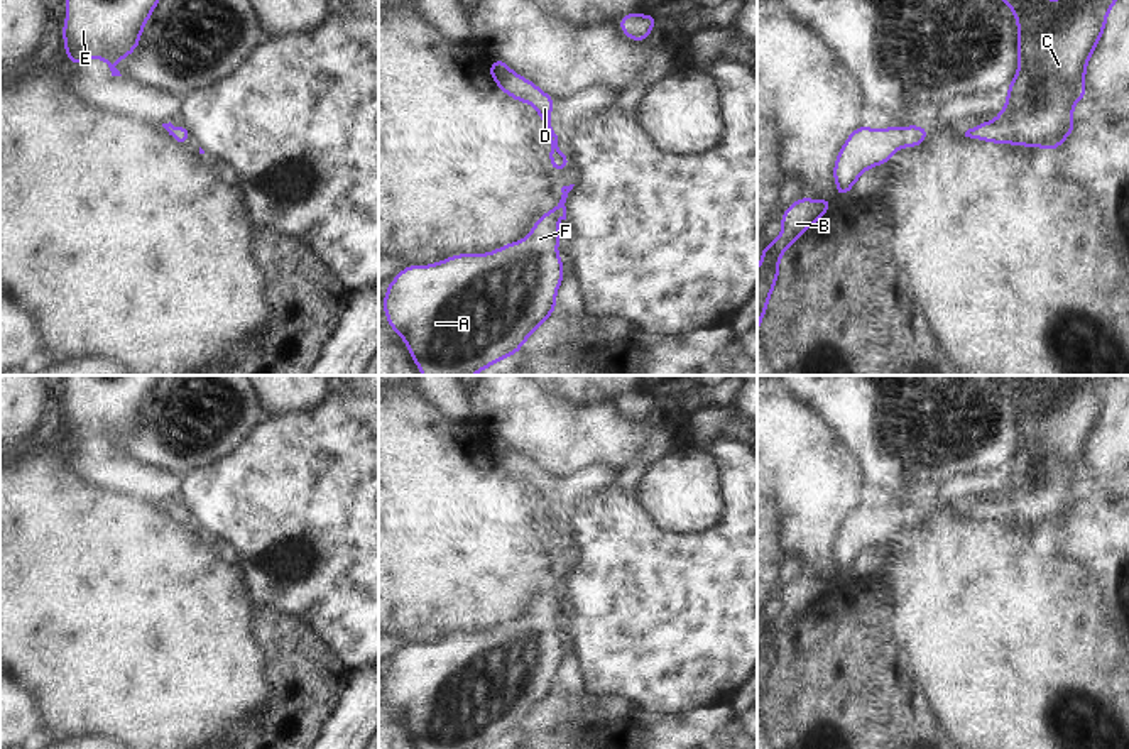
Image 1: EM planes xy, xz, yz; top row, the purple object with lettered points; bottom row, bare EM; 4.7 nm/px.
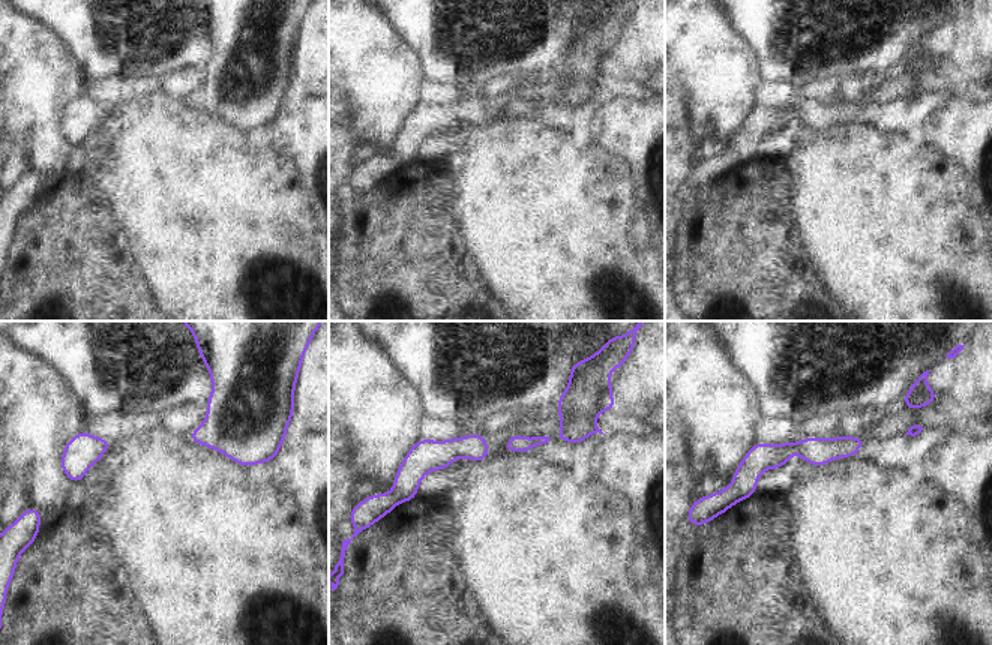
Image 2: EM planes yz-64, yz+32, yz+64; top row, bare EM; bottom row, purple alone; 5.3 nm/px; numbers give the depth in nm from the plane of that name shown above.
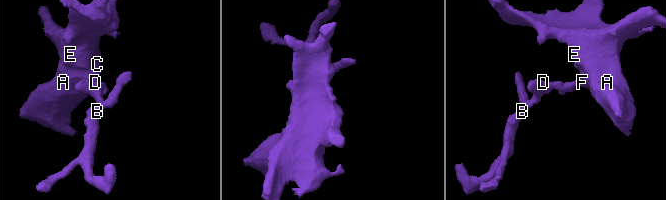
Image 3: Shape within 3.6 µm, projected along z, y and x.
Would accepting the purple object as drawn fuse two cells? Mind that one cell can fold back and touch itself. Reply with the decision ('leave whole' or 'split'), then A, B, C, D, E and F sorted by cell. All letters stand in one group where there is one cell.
leave whole | A B C D E F

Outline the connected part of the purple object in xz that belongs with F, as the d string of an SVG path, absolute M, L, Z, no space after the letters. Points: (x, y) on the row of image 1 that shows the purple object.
M575 184L561 188L561 200L544 211L529 235L488 254L456 254L428 265L406 265L387 287L382 308L423 375L475 375L514 357L558 308L563 259L556 247L559 220L566 220L566 198Z

